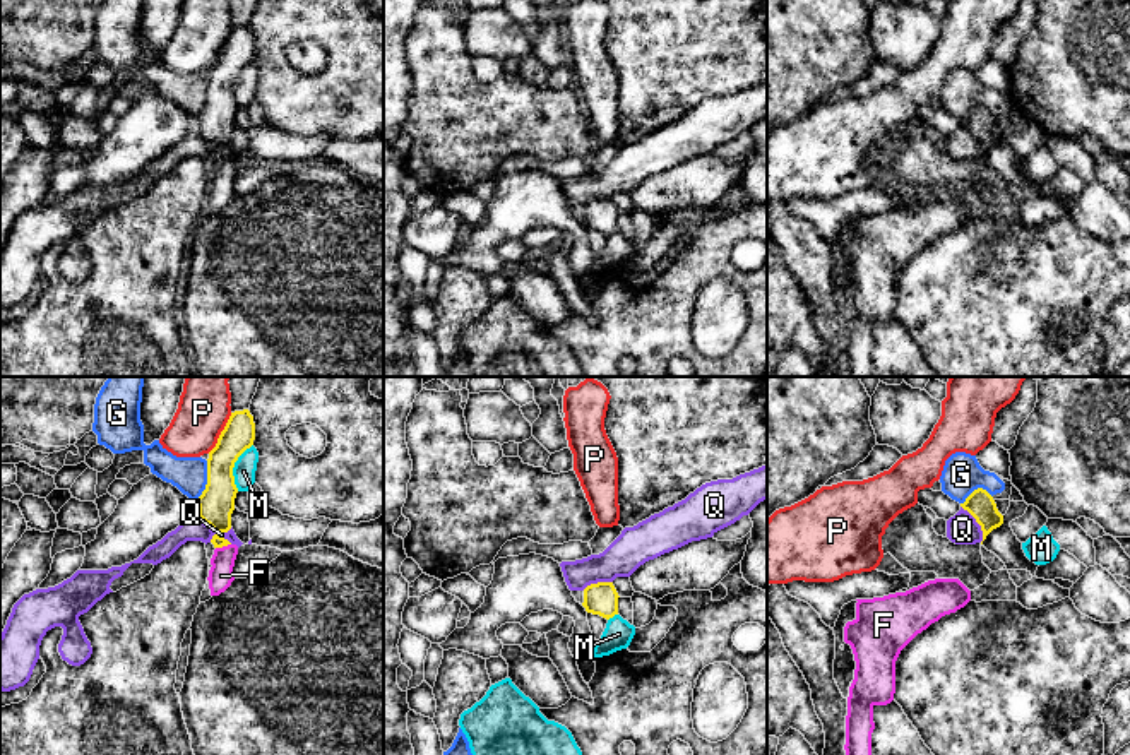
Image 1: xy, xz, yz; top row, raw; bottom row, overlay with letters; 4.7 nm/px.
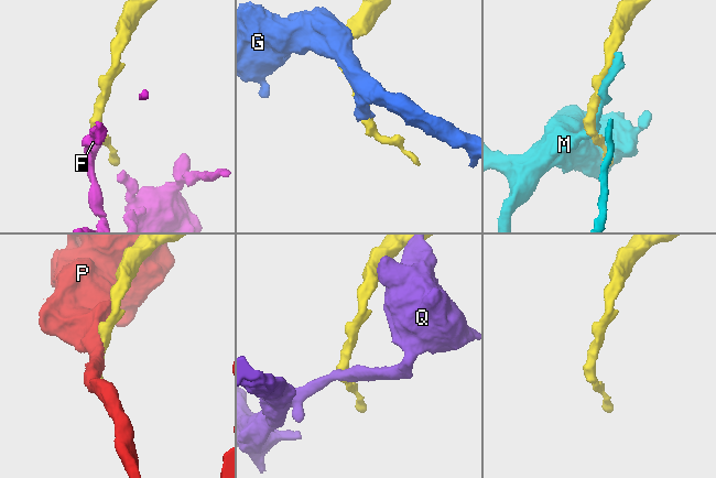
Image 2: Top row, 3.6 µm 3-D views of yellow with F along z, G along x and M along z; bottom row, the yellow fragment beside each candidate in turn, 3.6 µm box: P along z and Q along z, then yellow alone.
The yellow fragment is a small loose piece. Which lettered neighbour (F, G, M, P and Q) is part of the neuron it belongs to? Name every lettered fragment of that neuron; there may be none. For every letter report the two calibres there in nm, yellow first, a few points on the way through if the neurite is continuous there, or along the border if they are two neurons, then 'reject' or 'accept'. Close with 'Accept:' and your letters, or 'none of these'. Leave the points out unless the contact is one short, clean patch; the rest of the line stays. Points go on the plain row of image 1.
F: 170/120 nm | across xy (216, 120), (216, 154), (223, 161), (221, 192) | accept
G: 170/170 nm | reject
M: 170/110 nm | reject
P: 150/240 nm | along xy (231, 29), (218, 59), (208, 69) | reject
Q: 170/50 nm | along xy (199, 132), (231, 160) | reject
Accept: F

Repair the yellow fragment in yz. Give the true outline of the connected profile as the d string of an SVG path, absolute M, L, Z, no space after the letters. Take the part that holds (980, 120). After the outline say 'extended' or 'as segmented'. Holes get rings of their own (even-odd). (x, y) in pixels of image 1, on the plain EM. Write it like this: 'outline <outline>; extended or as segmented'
outline M983 104L974 106L960 123L981 142L983 158L993 146L1003 140L1003 132L998 128L993 113Z; as segmented

